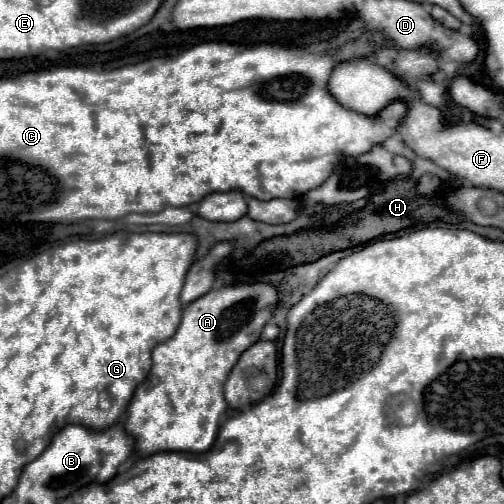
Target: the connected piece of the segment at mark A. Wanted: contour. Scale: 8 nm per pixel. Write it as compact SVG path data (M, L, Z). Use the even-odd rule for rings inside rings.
M236 282L230 286L220 286L216 290L210 290L208 294L200 296L198 300L190 302L184 308L182 322L176 334L154 348L152 370L148 378L136 388L134 398L128 406L128 418L124 422L124 428L128 430L128 434L136 438L136 450L142 456L164 452L164 450L204 452L208 450L208 446L212 446L218 432L218 418L228 408L224 398L224 382L232 366L238 362L240 354L248 346L260 340L262 328L272 318L276 306L278 306L278 290L274 284Z

